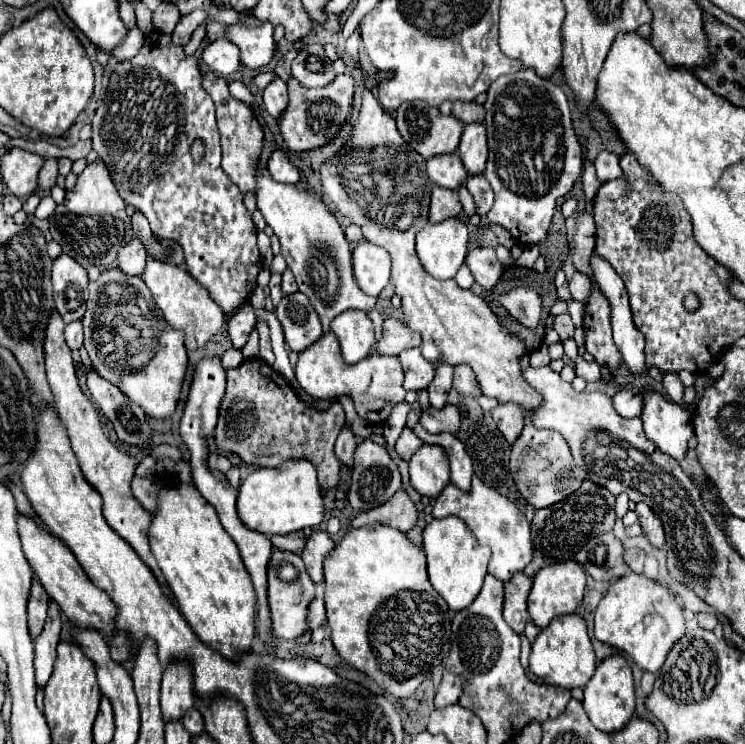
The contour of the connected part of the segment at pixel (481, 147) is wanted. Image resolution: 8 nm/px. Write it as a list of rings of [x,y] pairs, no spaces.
[[[482,124],[464,126],[458,144],[458,156],[470,176],[484,172],[486,158],[488,158],[488,144],[486,144],[486,130]]]

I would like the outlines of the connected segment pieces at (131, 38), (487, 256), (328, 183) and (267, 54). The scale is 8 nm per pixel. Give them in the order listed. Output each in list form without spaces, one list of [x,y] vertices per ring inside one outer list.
[[[132,28],[132,30],[128,30],[128,36],[126,36],[124,44],[120,48],[116,48],[112,52],[112,56],[116,56],[118,60],[128,60],[130,56],[136,56],[136,52],[140,52],[142,44],[144,44],[144,34],[138,28]]]
[[[482,246],[470,248],[468,256],[466,256],[466,264],[468,264],[474,280],[486,290],[492,290],[502,274],[502,266],[496,258],[494,248],[482,248]]]
[[[364,88],[362,92],[362,106],[358,112],[358,120],[348,140],[334,158],[322,164],[320,184],[322,184],[322,194],[330,202],[334,202],[336,210],[362,228],[364,240],[374,242],[388,250],[392,258],[392,284],[396,296],[400,296],[402,300],[404,324],[422,336],[422,348],[420,348],[422,356],[432,364],[436,364],[436,356],[438,352],[442,352],[446,362],[452,366],[468,364],[486,396],[492,396],[502,404],[516,402],[524,410],[528,408],[534,410],[536,404],[540,404],[540,394],[536,394],[536,390],[530,388],[530,384],[522,378],[520,366],[516,364],[516,358],[526,354],[524,344],[498,324],[490,306],[478,294],[472,294],[470,290],[462,290],[454,280],[436,280],[424,272],[414,250],[414,238],[416,232],[420,232],[420,228],[428,224],[426,216],[428,216],[430,192],[434,184],[426,176],[426,160],[418,152],[412,152],[412,148],[408,148],[406,142],[402,144],[402,136],[396,130],[394,118],[378,104],[378,100],[368,88]]]
[[[252,10],[240,12],[240,22],[230,24],[226,30],[226,38],[240,48],[242,64],[250,68],[266,66],[272,60],[276,50],[272,34],[272,24],[268,20],[256,20]]]

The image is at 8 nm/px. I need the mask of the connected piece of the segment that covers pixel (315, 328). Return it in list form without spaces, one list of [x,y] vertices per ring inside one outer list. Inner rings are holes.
[[[296,292],[292,296],[284,296],[278,304],[276,318],[282,324],[286,344],[294,352],[306,350],[322,336],[322,324],[312,308],[308,296]]]

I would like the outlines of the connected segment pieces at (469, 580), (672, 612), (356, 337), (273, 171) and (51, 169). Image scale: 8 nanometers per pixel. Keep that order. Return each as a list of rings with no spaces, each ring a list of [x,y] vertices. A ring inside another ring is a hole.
[[[448,516],[448,518],[440,518],[440,520],[434,518],[424,528],[422,548],[428,558],[428,576],[430,576],[434,590],[446,600],[450,610],[460,612],[462,608],[468,608],[476,600],[476,596],[482,588],[482,582],[486,576],[486,566],[490,560],[490,548],[480,546],[476,536],[472,536],[472,532],[468,532],[468,526],[464,524],[464,520],[460,520],[456,516]]]
[[[626,574],[616,580],[600,600],[594,614],[594,636],[626,652],[642,670],[658,672],[672,644],[684,636],[682,608],[668,598],[668,592],[660,584],[642,574]]]
[[[342,312],[332,320],[330,328],[338,338],[342,356],[348,364],[356,364],[368,356],[374,344],[374,324],[366,312]]]
[[[272,152],[270,160],[268,160],[268,172],[270,172],[272,180],[282,182],[282,184],[294,184],[300,180],[298,168],[292,166],[292,162],[286,158],[284,152]]]
[[[48,158],[40,170],[40,176],[38,176],[38,192],[44,192],[48,188],[52,188],[56,184],[56,176],[58,176],[58,166],[56,166],[56,160],[54,158]]]

